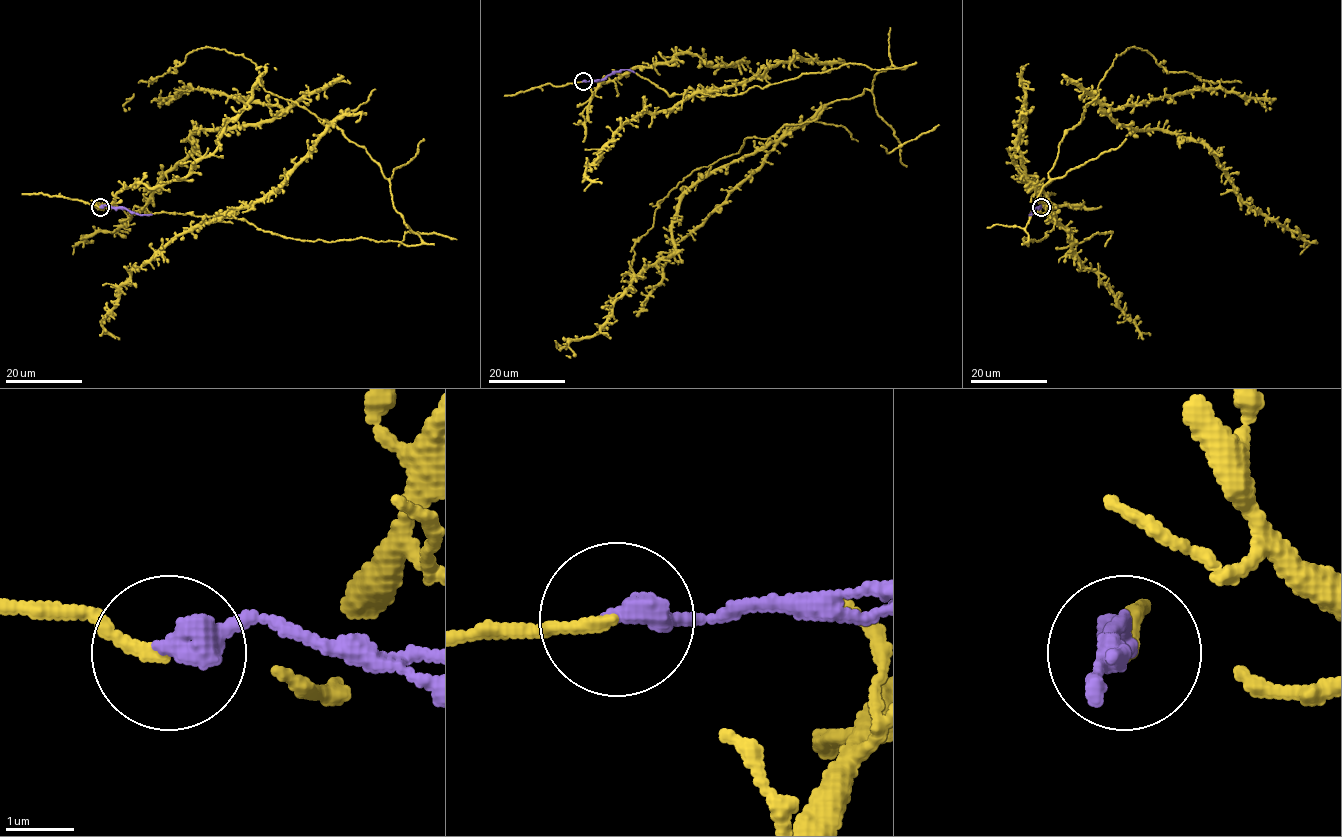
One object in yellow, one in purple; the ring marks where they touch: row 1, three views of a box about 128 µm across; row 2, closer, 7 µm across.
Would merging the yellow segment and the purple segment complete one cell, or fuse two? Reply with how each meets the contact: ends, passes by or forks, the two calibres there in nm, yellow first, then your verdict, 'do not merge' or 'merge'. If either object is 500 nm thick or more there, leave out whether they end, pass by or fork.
yellow ends | purple ends | 170/440 nm | merge

